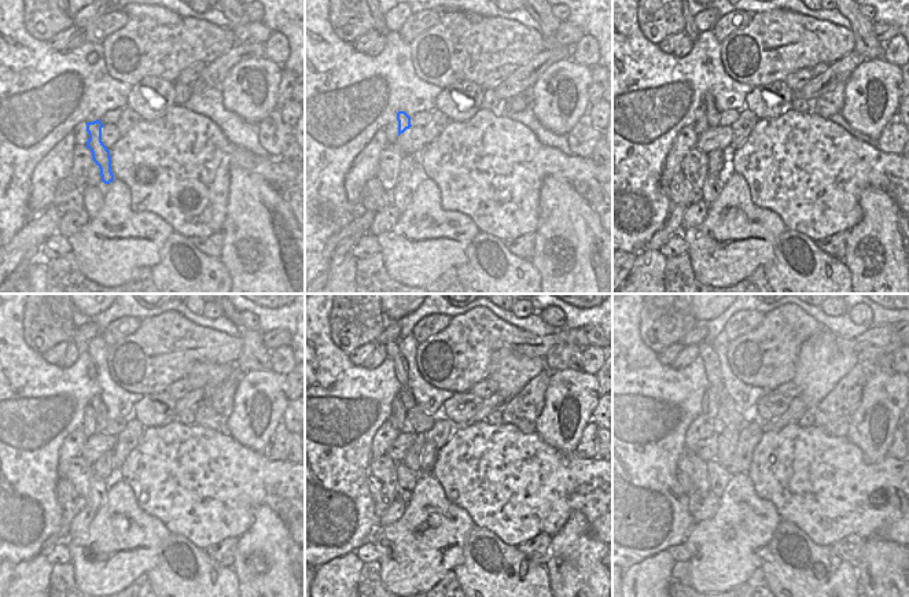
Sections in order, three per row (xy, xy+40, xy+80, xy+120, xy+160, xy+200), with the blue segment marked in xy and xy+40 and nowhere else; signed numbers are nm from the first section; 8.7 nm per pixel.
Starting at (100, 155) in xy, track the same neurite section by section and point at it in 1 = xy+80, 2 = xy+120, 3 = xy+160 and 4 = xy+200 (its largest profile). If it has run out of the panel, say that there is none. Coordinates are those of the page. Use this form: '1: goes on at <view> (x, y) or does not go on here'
1: goes on at xy+80 (713, 115)
2: goes on at xy+120 (96, 404)
3: goes on at xy+160 (392, 347)
4: goes on at xy+200 (713, 371)

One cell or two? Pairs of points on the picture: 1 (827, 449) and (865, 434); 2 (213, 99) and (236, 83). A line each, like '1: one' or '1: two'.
1: two
2: two

